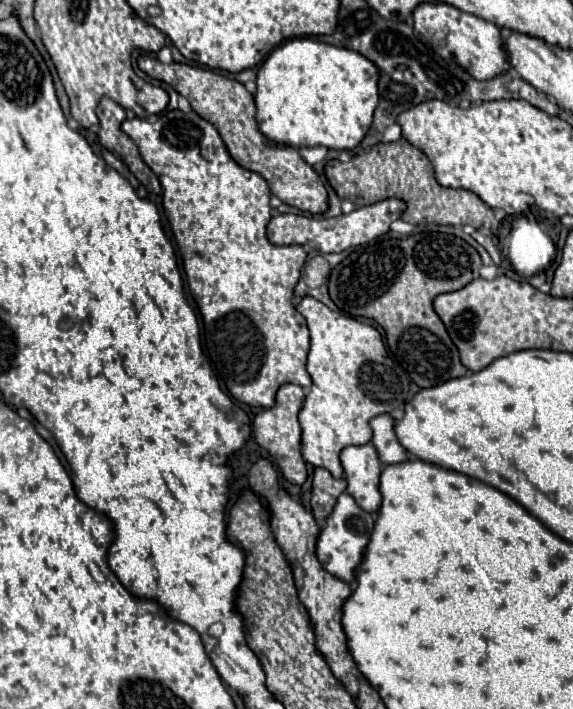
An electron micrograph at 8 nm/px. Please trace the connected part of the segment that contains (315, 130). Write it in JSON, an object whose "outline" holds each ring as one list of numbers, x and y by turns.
{"outline":[[293,38,277,46,257,72,255,120,259,130,277,144,351,150,371,126,379,102,377,80,375,64,359,52,311,38]]}

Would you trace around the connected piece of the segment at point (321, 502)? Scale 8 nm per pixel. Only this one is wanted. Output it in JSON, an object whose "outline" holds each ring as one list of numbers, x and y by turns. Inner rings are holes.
{"outline":[[315,468,313,472,313,488,311,488,311,512,315,520,321,524,333,510,335,500,341,492,345,492,345,478,333,478,325,468]]}

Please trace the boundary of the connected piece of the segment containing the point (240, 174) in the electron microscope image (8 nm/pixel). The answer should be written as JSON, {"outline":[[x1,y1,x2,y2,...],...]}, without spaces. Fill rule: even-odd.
{"outline":[[163,110,151,118,125,120,121,128,133,138,141,158,161,182,165,216,183,258,189,292,203,316,205,350,229,394,247,406,271,408,281,384,291,382,309,388,311,378,305,370,309,330,305,318,293,306,293,288,301,276,307,254,299,246,273,246,267,240,265,228,271,220,271,192,267,182,259,174,241,168,229,156,213,124,193,110]]}

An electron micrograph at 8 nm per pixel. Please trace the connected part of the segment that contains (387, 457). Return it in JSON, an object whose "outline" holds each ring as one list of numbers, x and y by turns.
{"outline":[[389,414,375,416,373,420,369,420,369,424,371,424,371,428,373,428,371,444,375,446,381,464,397,464,397,462,401,462,401,460,407,460,405,448,403,448,403,446,399,444,399,440,395,438,393,418,391,418]]}

